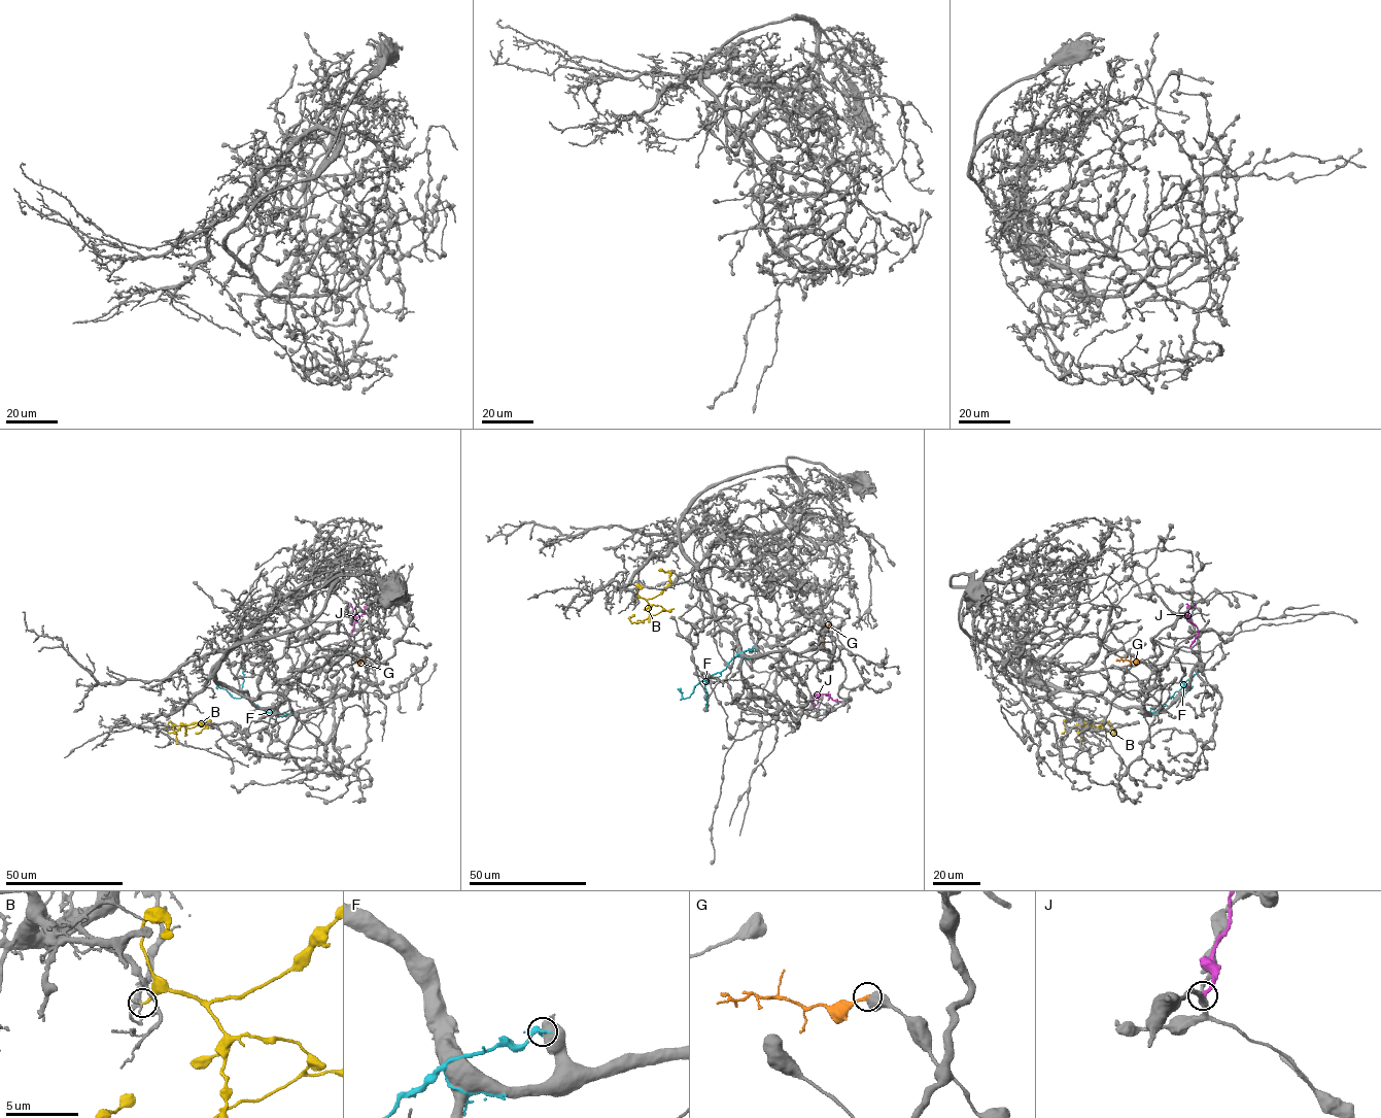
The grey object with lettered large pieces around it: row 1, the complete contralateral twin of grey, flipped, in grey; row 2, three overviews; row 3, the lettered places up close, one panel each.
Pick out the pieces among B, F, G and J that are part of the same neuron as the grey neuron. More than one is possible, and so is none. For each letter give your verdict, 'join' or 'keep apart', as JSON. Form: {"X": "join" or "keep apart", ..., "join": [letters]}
{"B": "keep apart", "F": "keep apart", "G": "keep apart", "J": "keep apart", "join": []}

